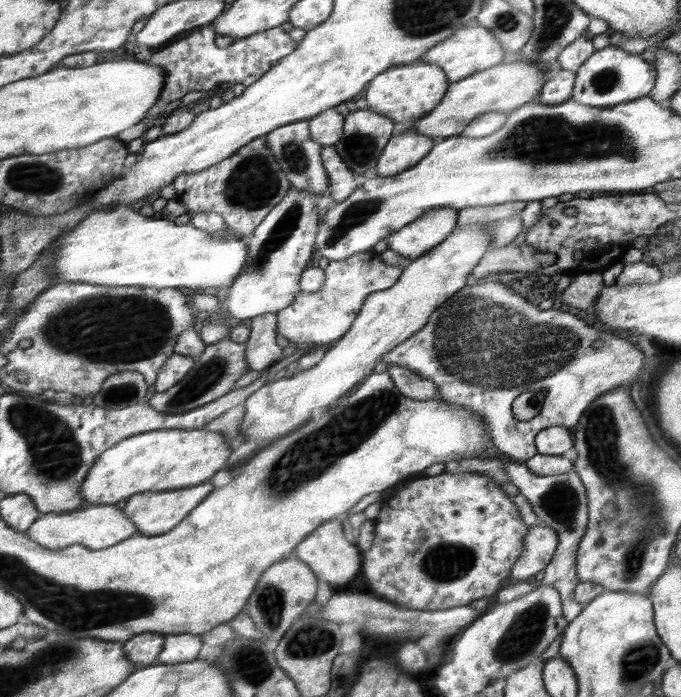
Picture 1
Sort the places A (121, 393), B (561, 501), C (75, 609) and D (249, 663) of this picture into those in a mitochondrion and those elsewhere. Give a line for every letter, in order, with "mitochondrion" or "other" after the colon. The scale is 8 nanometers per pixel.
A: mitochondrion
B: mitochondrion
C: mitochondrion
D: mitochondrion

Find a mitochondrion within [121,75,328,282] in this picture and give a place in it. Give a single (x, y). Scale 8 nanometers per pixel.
(254, 181)

